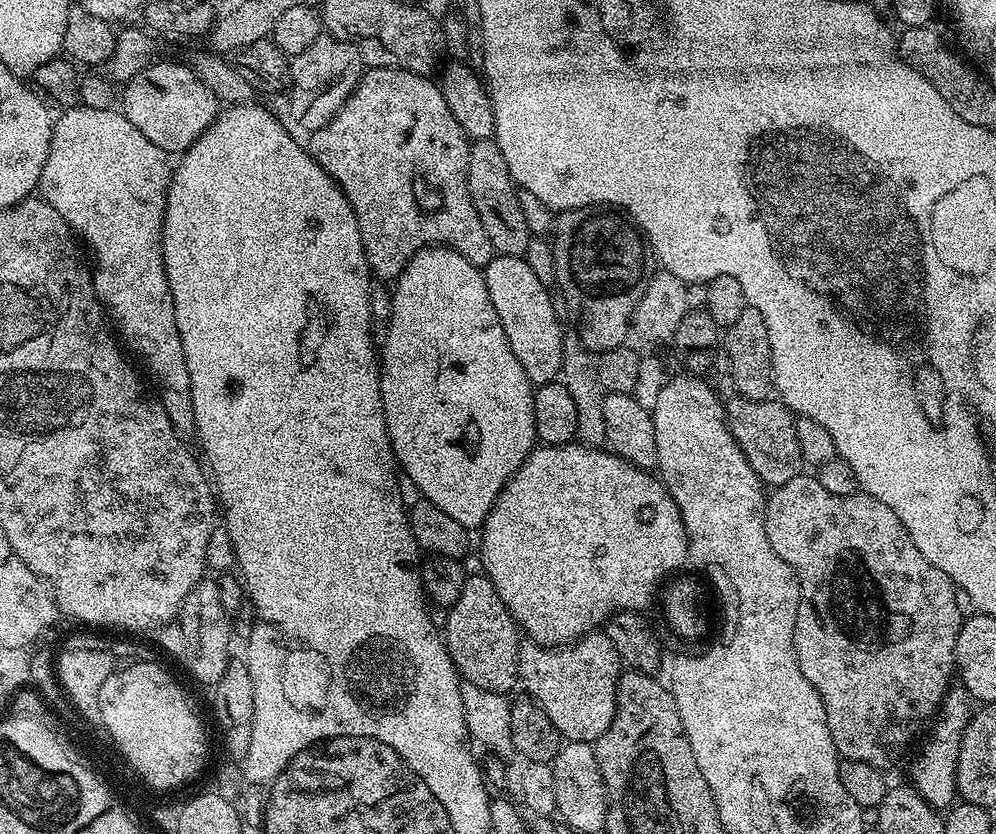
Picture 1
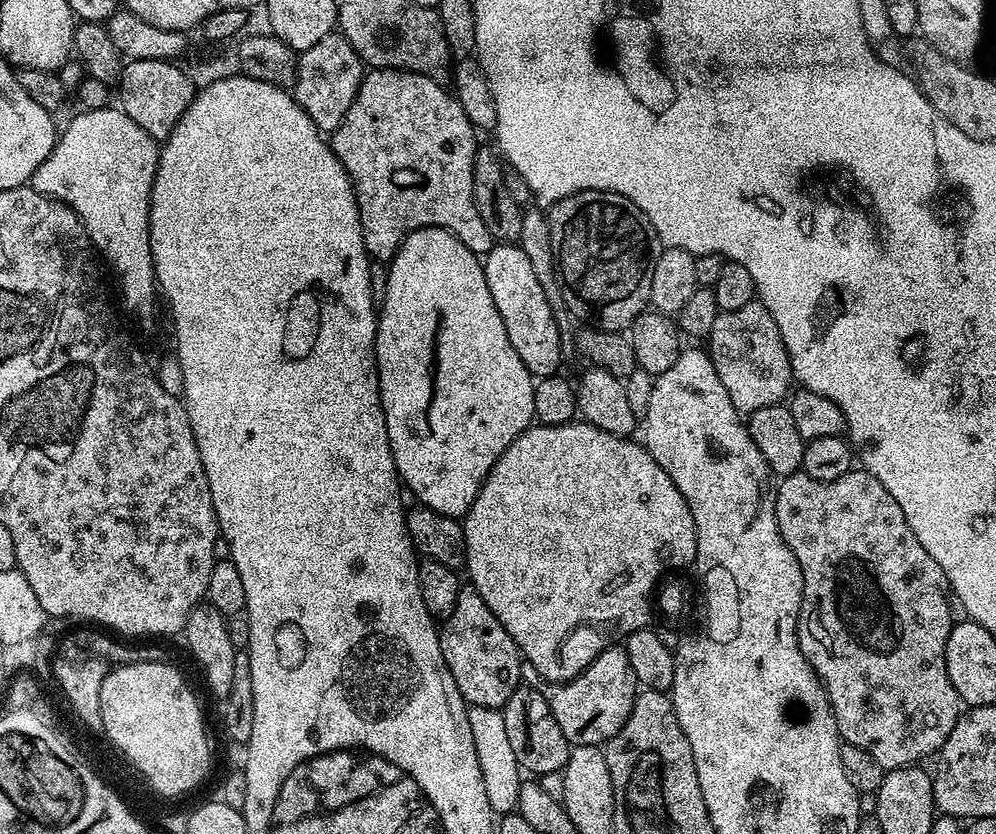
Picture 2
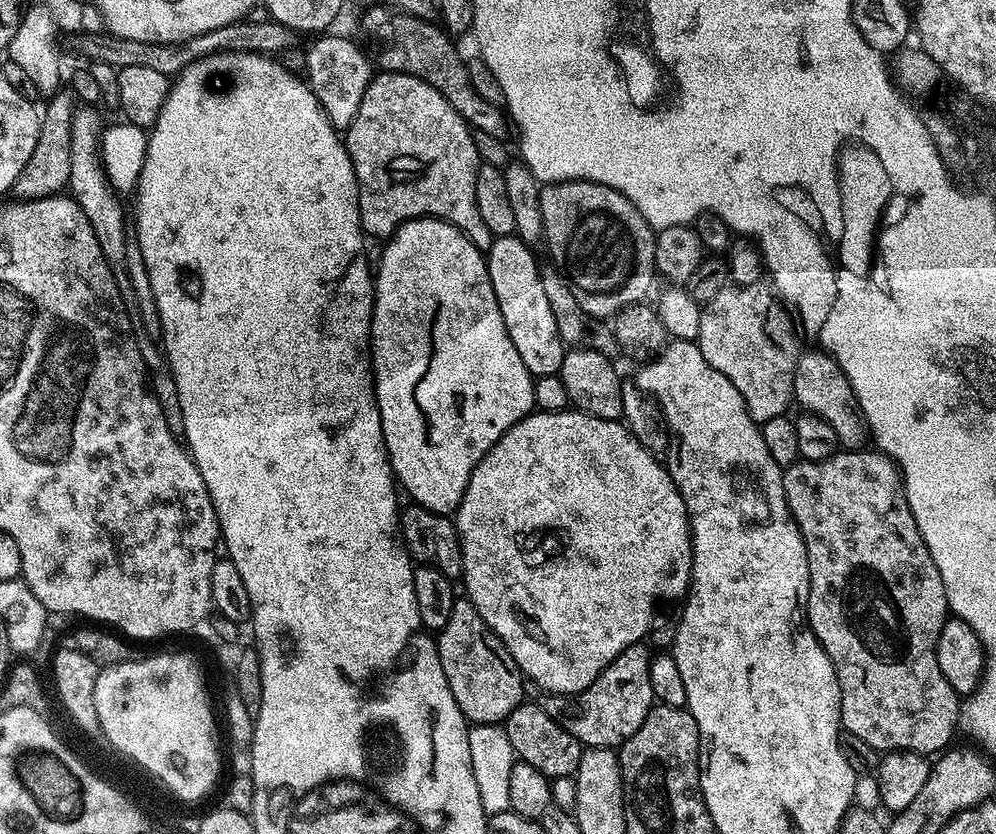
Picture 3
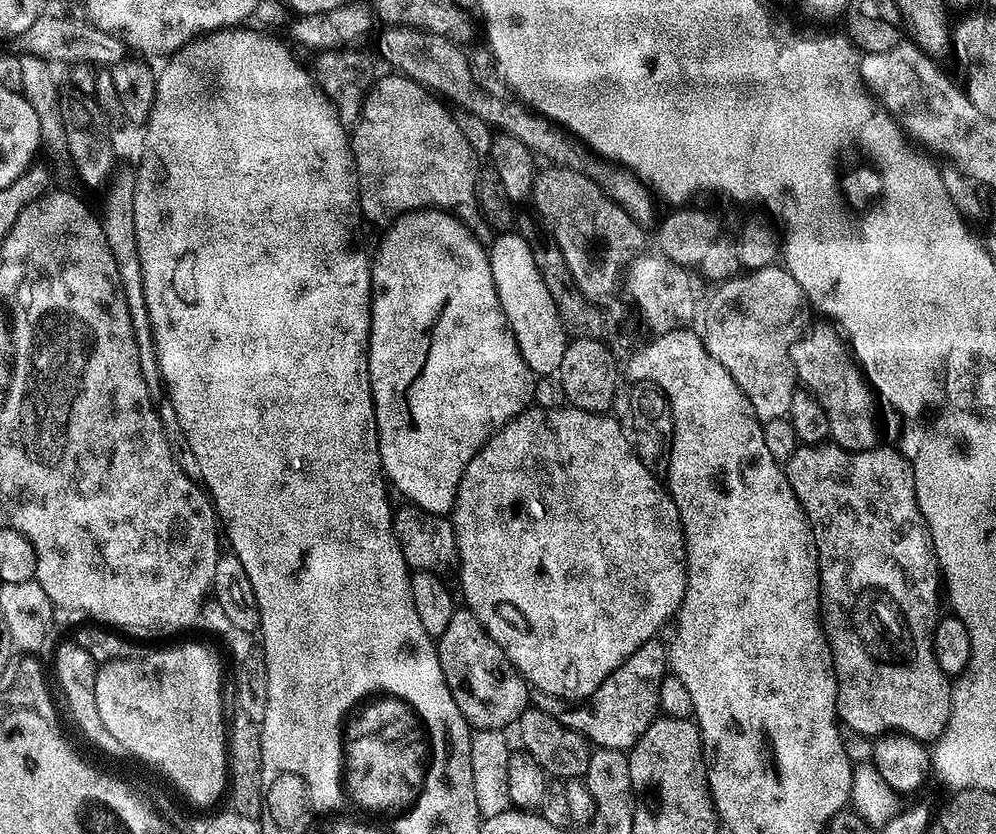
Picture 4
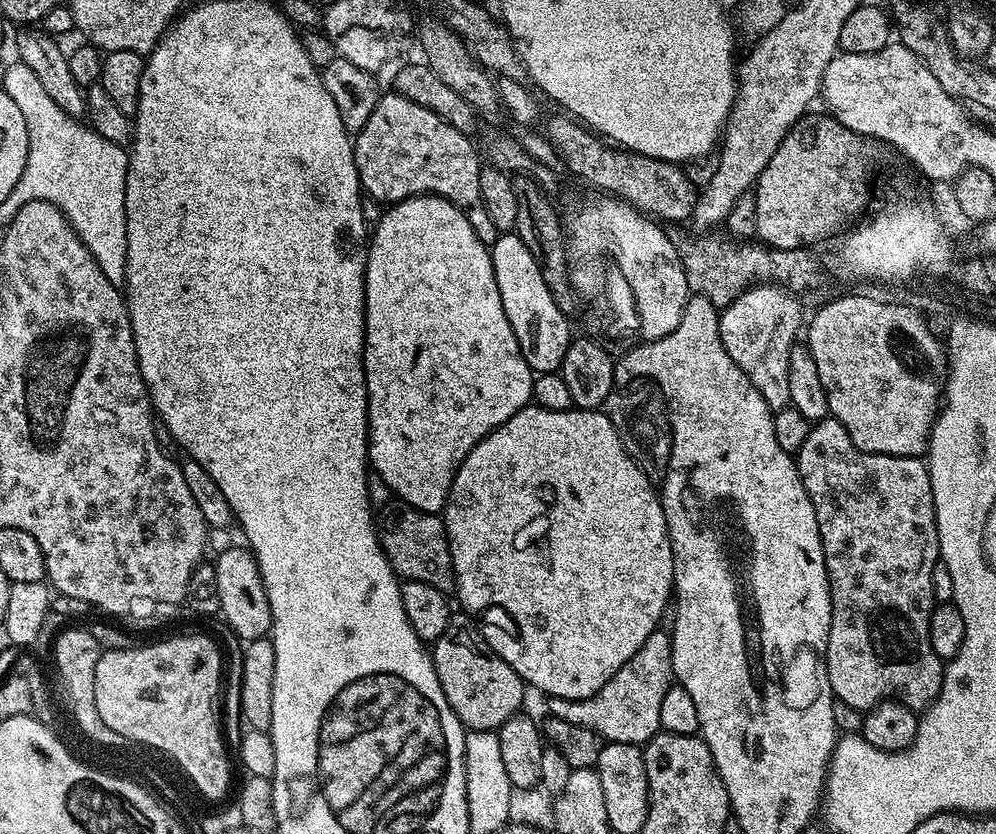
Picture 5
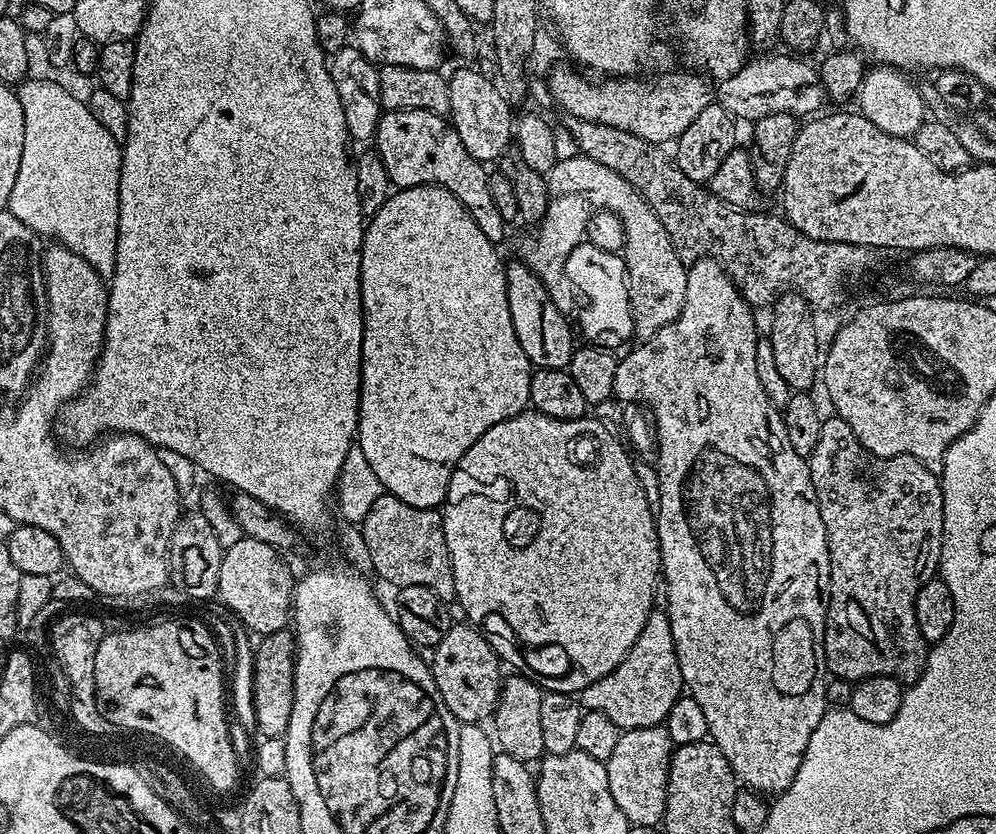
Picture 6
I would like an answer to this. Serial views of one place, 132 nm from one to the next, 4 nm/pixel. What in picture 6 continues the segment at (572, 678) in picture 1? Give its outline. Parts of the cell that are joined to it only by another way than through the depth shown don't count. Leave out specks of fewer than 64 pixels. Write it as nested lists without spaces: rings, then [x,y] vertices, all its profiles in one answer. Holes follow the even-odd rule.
[[[654,610],[646,618],[646,626],[642,626],[642,634],[638,634],[638,642],[630,646],[626,658],[622,658],[606,678],[598,678],[598,682],[586,686],[586,690],[578,694],[578,699],[587,711],[606,714],[606,718],[621,730],[655,728],[663,725],[666,714],[670,714],[670,706],[678,702],[684,691],[670,618],[667,611]]]

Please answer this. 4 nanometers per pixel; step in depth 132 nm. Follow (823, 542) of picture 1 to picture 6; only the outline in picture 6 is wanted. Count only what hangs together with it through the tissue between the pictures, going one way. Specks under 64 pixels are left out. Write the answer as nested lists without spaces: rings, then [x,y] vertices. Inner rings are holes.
[[[829,415],[824,420],[822,434],[818,438],[818,446],[814,446],[811,456],[807,457],[810,478],[814,482],[814,494],[818,502],[818,510],[822,514],[822,526],[826,526],[828,535],[828,553],[830,554],[830,590],[828,591],[828,617],[826,618],[826,630],[824,631],[824,663],[827,671],[832,672],[840,680],[855,682],[865,680],[871,676],[892,676],[905,686],[911,686],[922,674],[922,670],[928,661],[928,641],[922,638],[922,630],[918,630],[918,618],[916,617],[916,595],[918,590],[927,580],[937,575],[940,566],[940,547],[942,546],[942,530],[944,529],[944,507],[942,506],[942,490],[940,478],[937,473],[930,471],[921,460],[913,456],[892,456],[882,458],[870,454],[858,438],[854,438],[854,430],[846,426],[846,422],[840,416]]]

